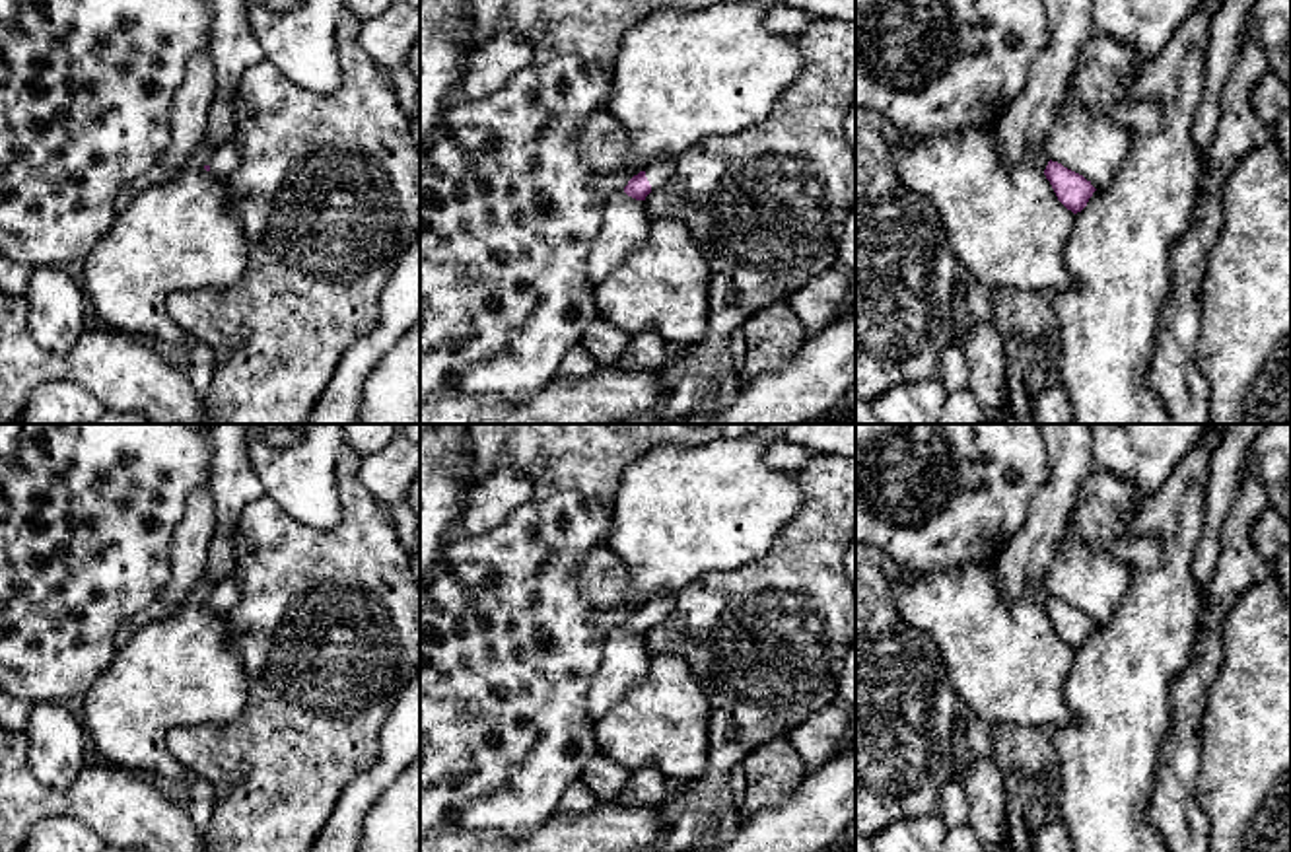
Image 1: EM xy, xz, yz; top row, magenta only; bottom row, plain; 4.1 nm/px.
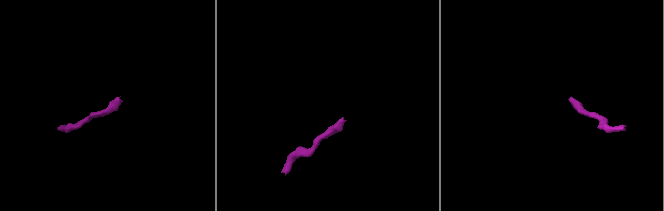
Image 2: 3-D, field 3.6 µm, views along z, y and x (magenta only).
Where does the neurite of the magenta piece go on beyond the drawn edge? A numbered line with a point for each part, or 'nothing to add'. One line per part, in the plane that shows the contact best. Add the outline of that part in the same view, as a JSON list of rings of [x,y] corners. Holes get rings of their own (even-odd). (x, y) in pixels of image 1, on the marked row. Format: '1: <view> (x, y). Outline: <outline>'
1: xz (662, 170). Outline: [[[663,158],[644,169],[651,191],[659,189],[673,175],[675,161],[673,158]]]

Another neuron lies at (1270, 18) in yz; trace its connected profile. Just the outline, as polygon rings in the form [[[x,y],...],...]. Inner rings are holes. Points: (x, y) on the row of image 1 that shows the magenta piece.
[[[1256,0],[1250,21],[1270,72],[1291,91],[1291,0]]]

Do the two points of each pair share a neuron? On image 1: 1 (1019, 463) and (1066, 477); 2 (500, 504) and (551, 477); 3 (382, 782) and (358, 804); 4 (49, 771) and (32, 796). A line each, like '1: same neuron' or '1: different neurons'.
1: different neurons
2: different neurons
3: same neuron
4: different neurons

